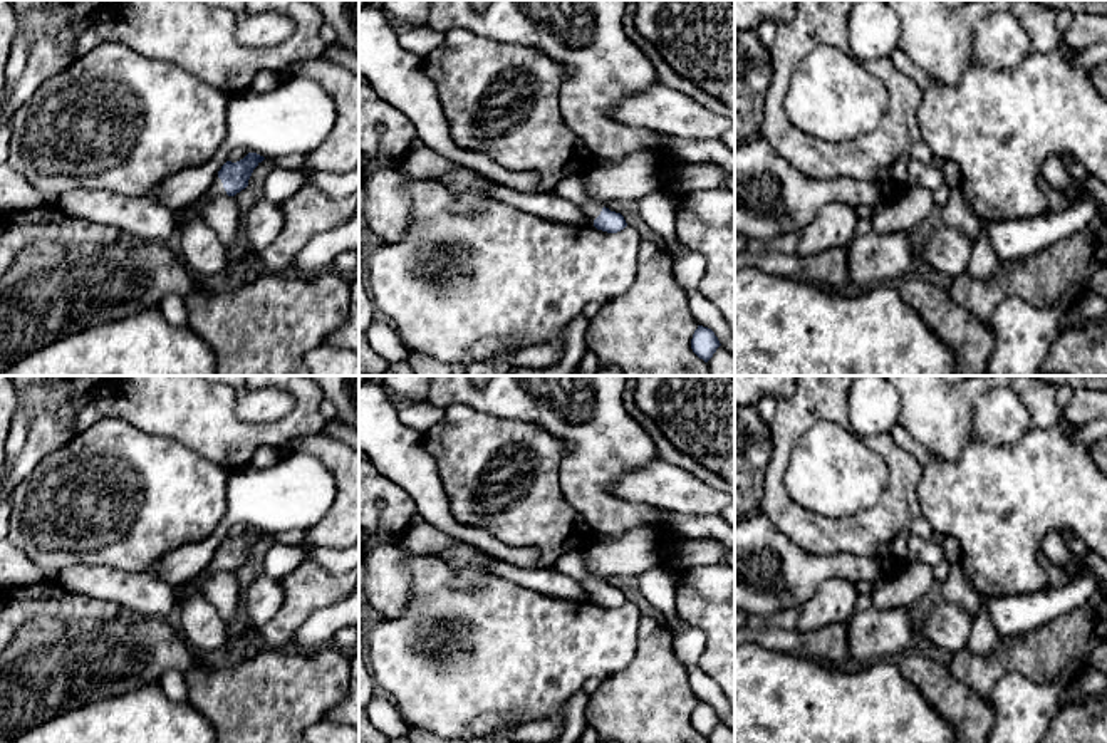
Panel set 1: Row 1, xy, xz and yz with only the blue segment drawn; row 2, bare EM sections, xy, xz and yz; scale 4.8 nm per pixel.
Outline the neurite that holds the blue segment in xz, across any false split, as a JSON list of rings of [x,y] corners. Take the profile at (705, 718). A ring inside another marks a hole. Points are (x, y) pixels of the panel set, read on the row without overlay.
[[[698,701],[691,714],[691,725],[699,735],[708,738],[720,721],[721,720],[711,704]]]

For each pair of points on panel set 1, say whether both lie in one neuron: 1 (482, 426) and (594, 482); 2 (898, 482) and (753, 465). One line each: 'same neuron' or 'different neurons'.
1: different neurons
2: different neurons

